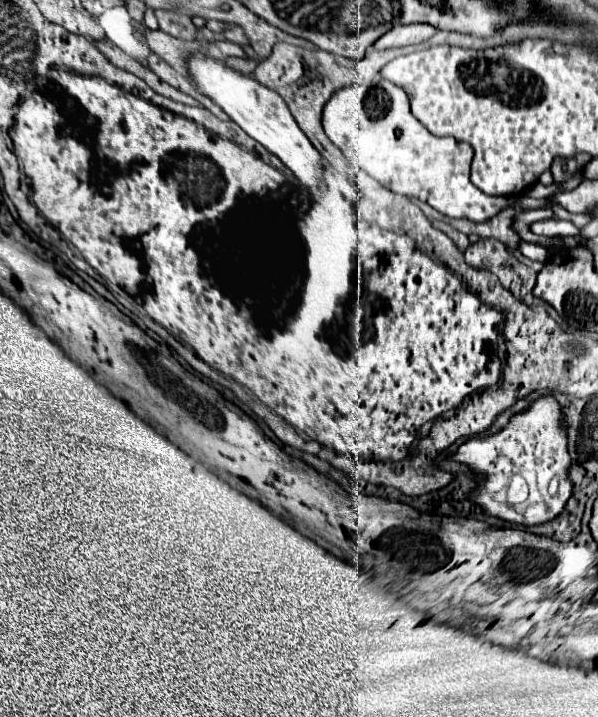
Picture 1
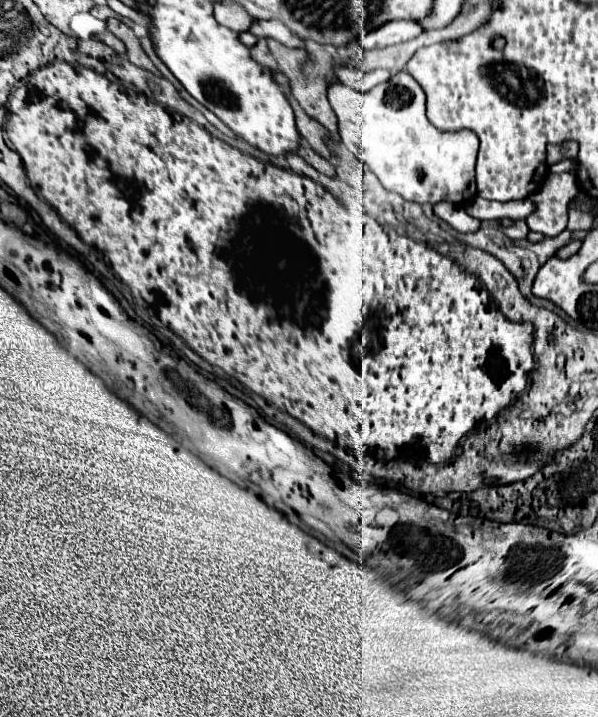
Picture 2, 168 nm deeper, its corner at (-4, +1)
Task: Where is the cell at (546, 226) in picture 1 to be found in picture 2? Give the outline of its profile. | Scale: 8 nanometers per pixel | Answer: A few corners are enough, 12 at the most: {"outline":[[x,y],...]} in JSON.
{"outline":[[548,173],[530,199],[530,231],[556,237],[578,193],[573,173]]}

